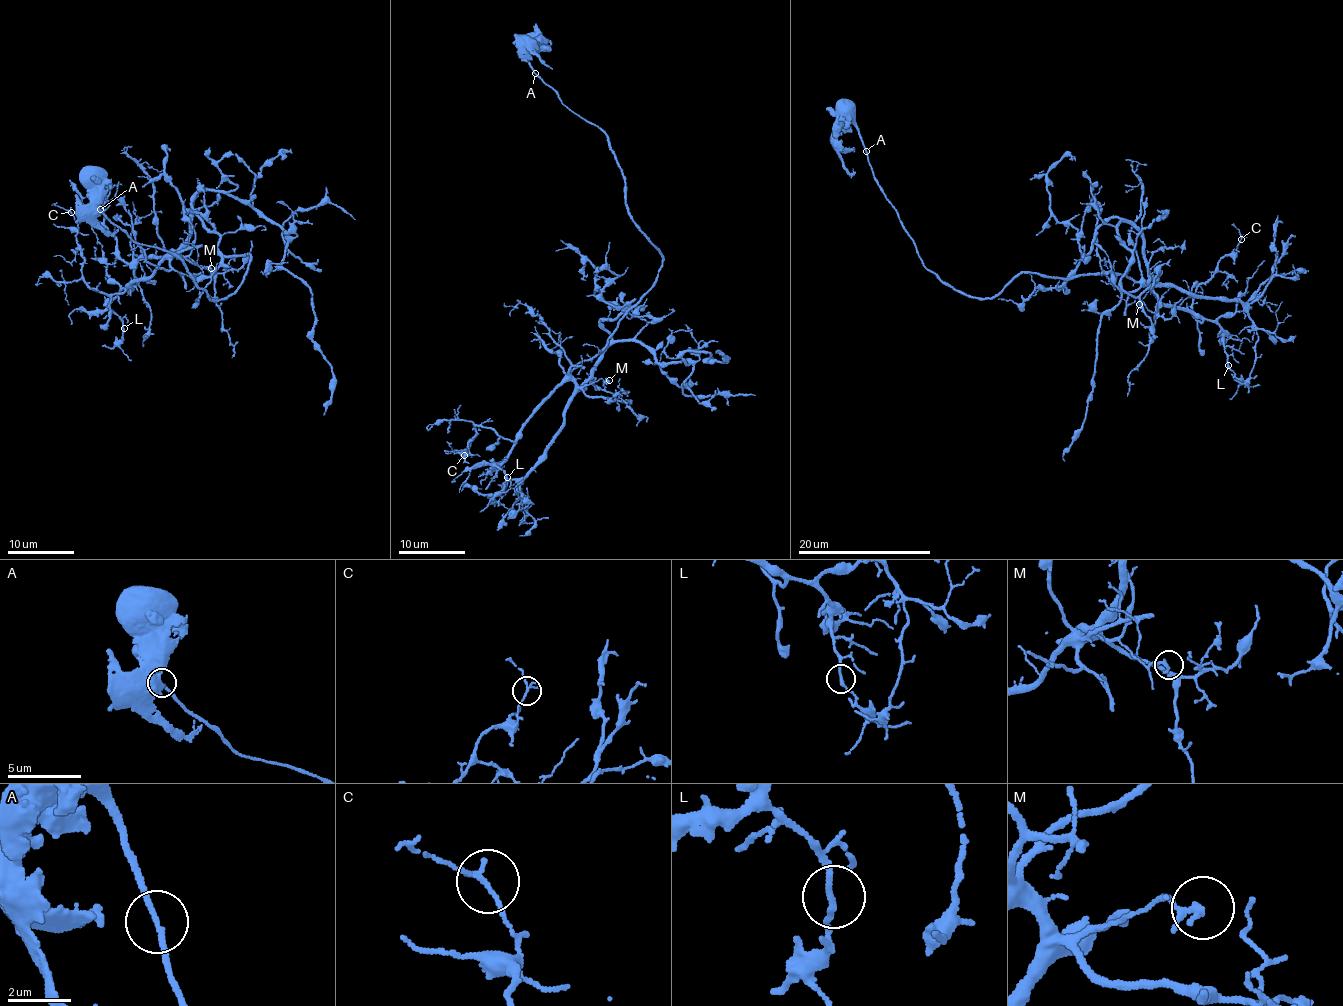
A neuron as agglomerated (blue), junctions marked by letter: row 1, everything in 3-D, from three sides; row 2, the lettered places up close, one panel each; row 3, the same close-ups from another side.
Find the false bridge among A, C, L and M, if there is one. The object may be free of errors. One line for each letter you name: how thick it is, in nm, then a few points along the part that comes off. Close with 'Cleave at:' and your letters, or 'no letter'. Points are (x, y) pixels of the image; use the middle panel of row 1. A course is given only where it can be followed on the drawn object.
Cleave at: no letter

